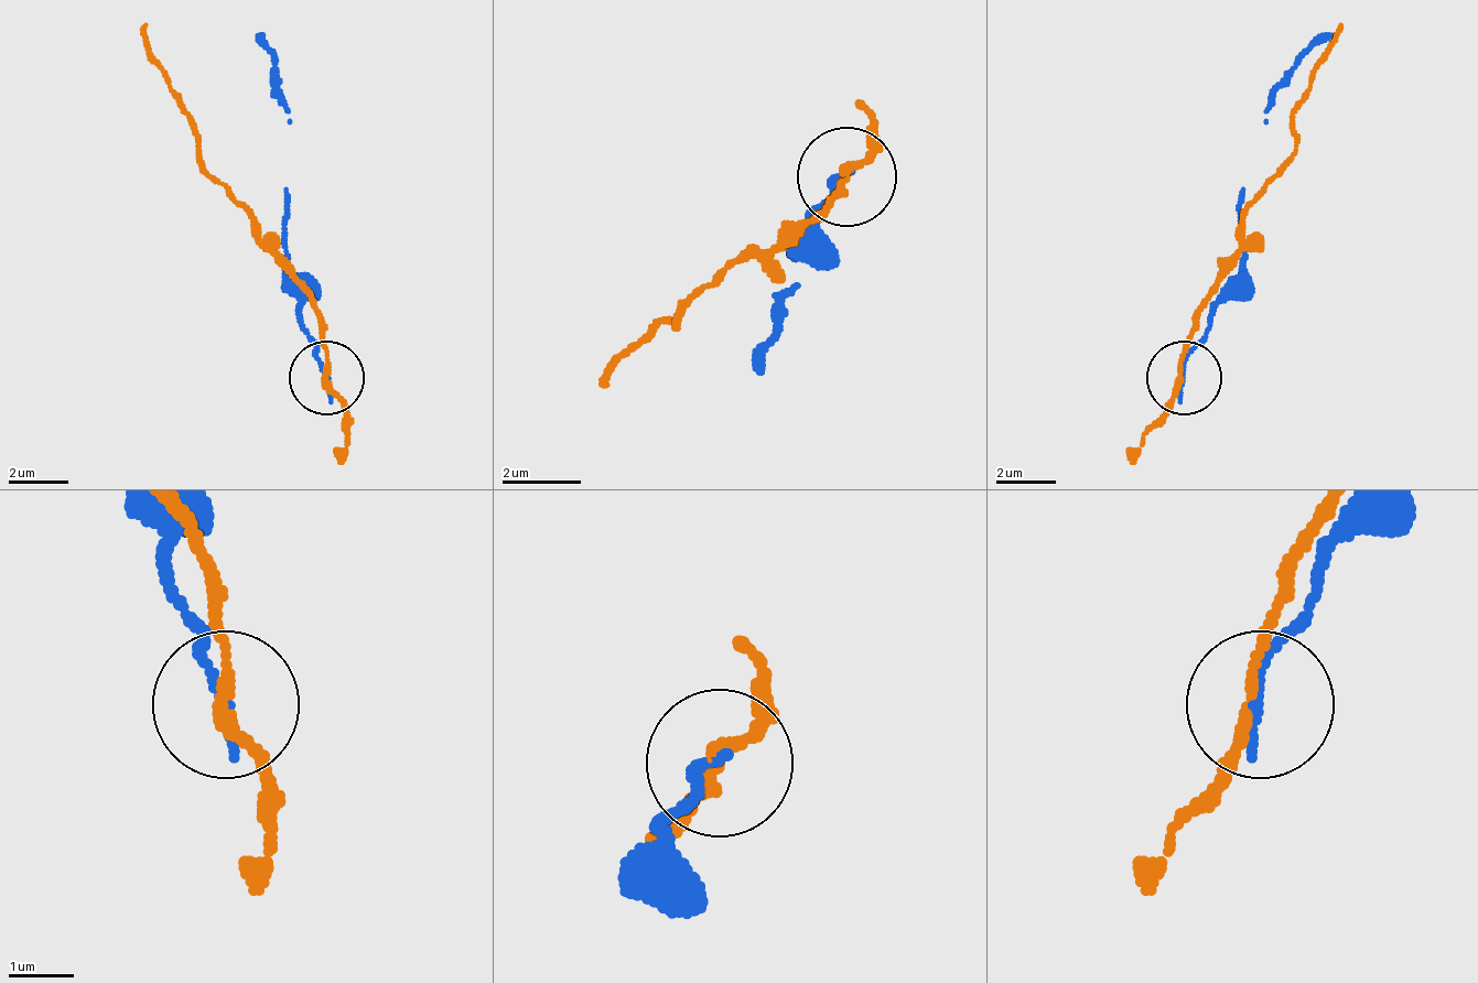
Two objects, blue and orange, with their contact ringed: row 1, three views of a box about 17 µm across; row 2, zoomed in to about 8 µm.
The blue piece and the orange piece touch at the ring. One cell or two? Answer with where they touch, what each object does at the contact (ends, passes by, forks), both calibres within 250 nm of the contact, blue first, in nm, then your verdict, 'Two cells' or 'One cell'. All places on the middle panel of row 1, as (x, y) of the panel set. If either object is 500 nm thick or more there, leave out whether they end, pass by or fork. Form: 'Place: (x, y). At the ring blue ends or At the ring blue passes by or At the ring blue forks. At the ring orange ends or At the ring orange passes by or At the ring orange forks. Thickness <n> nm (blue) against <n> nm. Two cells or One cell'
Place: (847, 176). At the ring blue ends. At the ring orange passes by. Thickness 190 nm (blue) against 180 nm. Two cells

